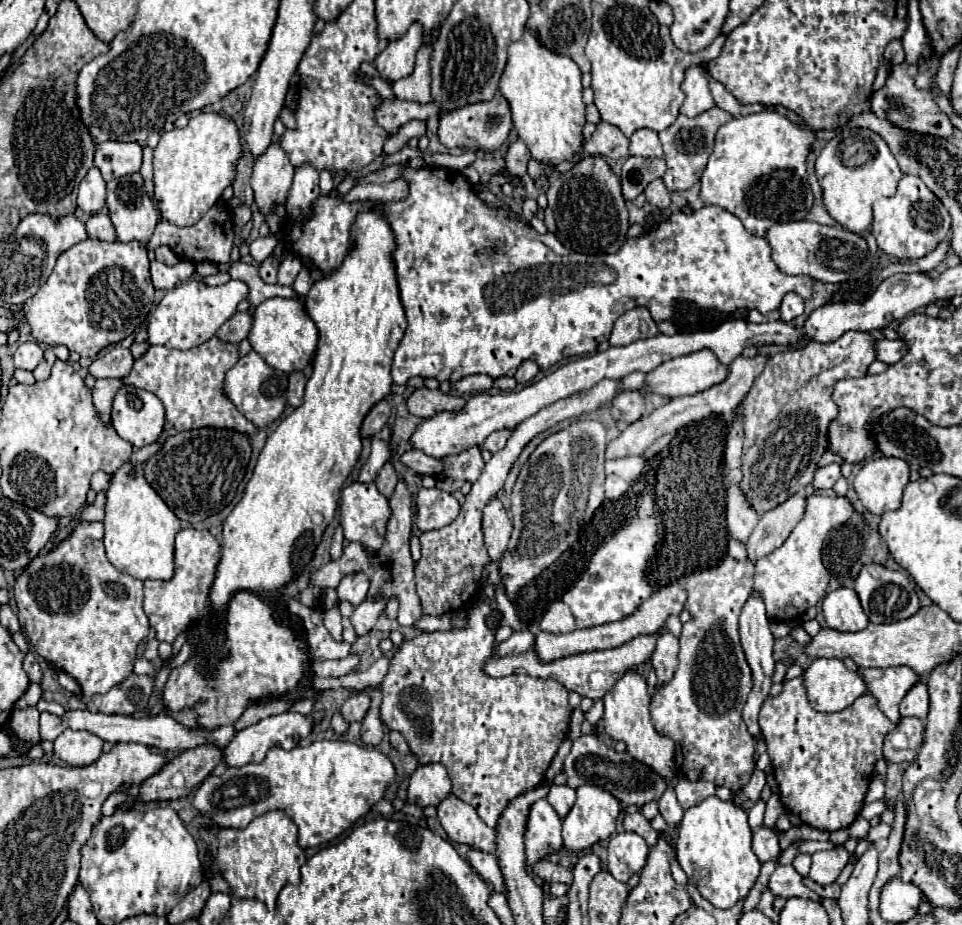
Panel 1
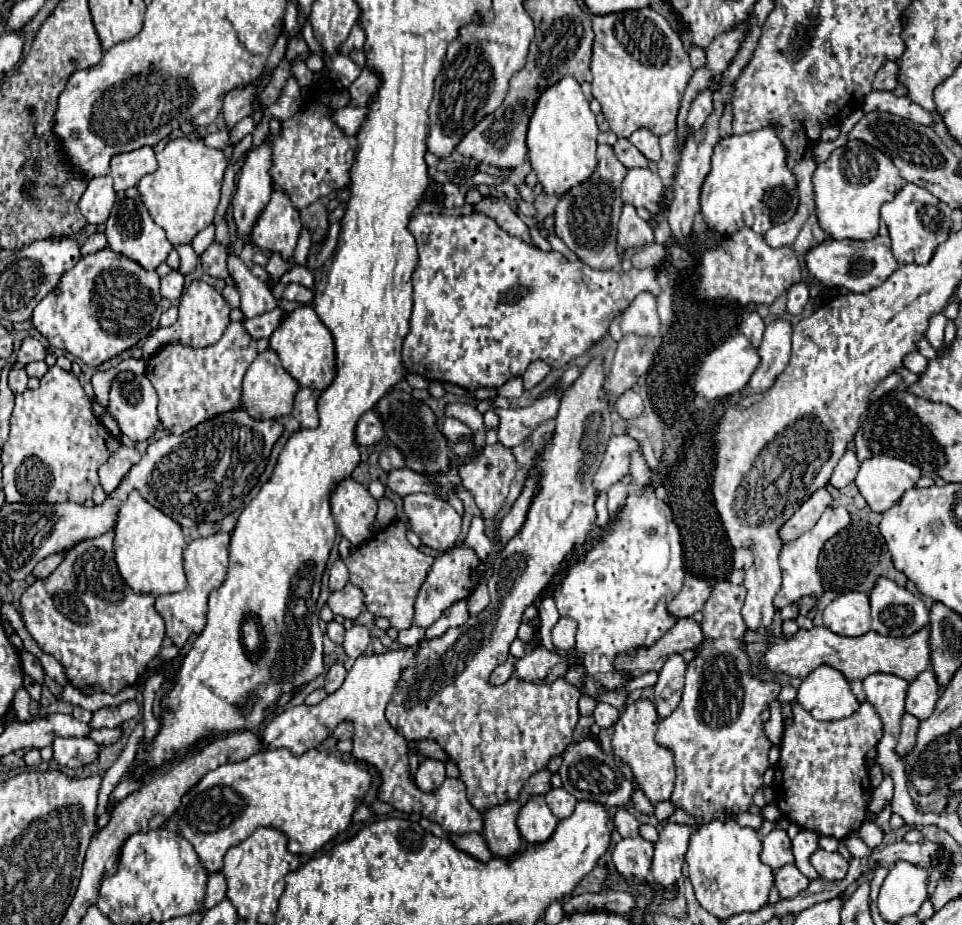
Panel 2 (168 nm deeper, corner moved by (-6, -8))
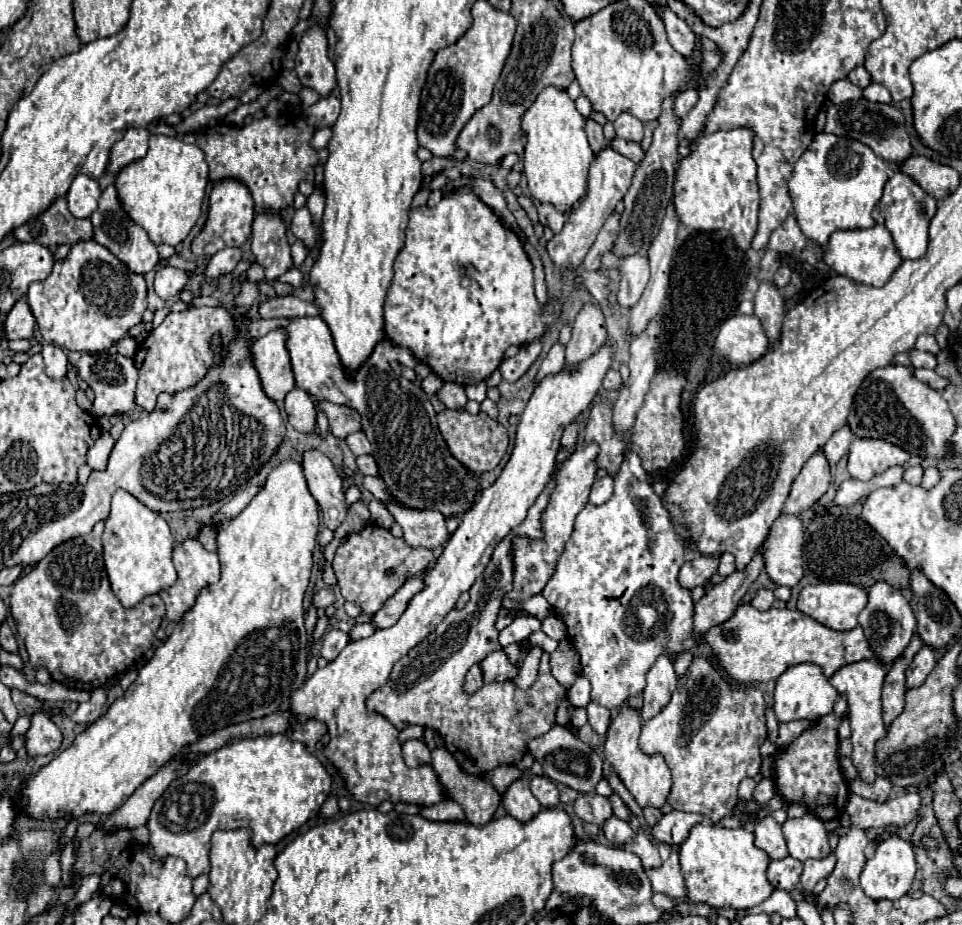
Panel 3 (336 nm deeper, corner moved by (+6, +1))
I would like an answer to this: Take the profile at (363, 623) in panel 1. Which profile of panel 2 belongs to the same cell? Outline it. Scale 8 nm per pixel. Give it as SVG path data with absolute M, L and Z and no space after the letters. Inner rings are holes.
M354 624L350 630L346 630L344 636L344 650L350 658L362 656L362 652L370 644L370 628L364 624Z

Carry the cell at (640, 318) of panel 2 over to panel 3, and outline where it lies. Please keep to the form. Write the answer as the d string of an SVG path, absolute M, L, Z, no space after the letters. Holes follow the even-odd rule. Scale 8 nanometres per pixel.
M632 255L626 259L620 259L620 263L616 261L610 267L618 267L622 281L620 281L620 291L616 295L618 303L622 307L634 307L640 299L640 295L646 289L648 277L650 277L650 267L648 267L648 259L644 255Z

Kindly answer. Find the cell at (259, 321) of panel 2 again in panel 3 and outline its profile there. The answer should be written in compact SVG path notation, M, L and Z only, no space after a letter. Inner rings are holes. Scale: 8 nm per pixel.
M288 295L288 297L268 299L266 303L260 305L258 313L264 319L272 319L272 317L294 319L294 317L314 317L314 315L320 315L320 307L316 307L316 303L312 303L312 301L302 301L296 295Z

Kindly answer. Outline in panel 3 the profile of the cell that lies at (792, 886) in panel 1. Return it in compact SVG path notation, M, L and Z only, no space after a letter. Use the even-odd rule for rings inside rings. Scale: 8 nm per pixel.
M790 855L780 861L770 861L768 865L768 881L776 889L794 891L800 883L800 875L802 875L802 863Z

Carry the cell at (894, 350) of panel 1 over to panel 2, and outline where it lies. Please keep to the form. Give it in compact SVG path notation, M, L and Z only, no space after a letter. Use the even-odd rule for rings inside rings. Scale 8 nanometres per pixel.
M910 352L908 356L904 356L904 366L914 374L922 374L926 370L926 364L928 360L920 352Z

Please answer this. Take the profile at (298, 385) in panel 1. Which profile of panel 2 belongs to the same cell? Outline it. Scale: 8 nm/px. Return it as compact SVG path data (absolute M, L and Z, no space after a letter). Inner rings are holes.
M300 388L296 394L292 416L300 422L302 428L316 428L318 426L318 412L316 412L316 398L310 388Z

